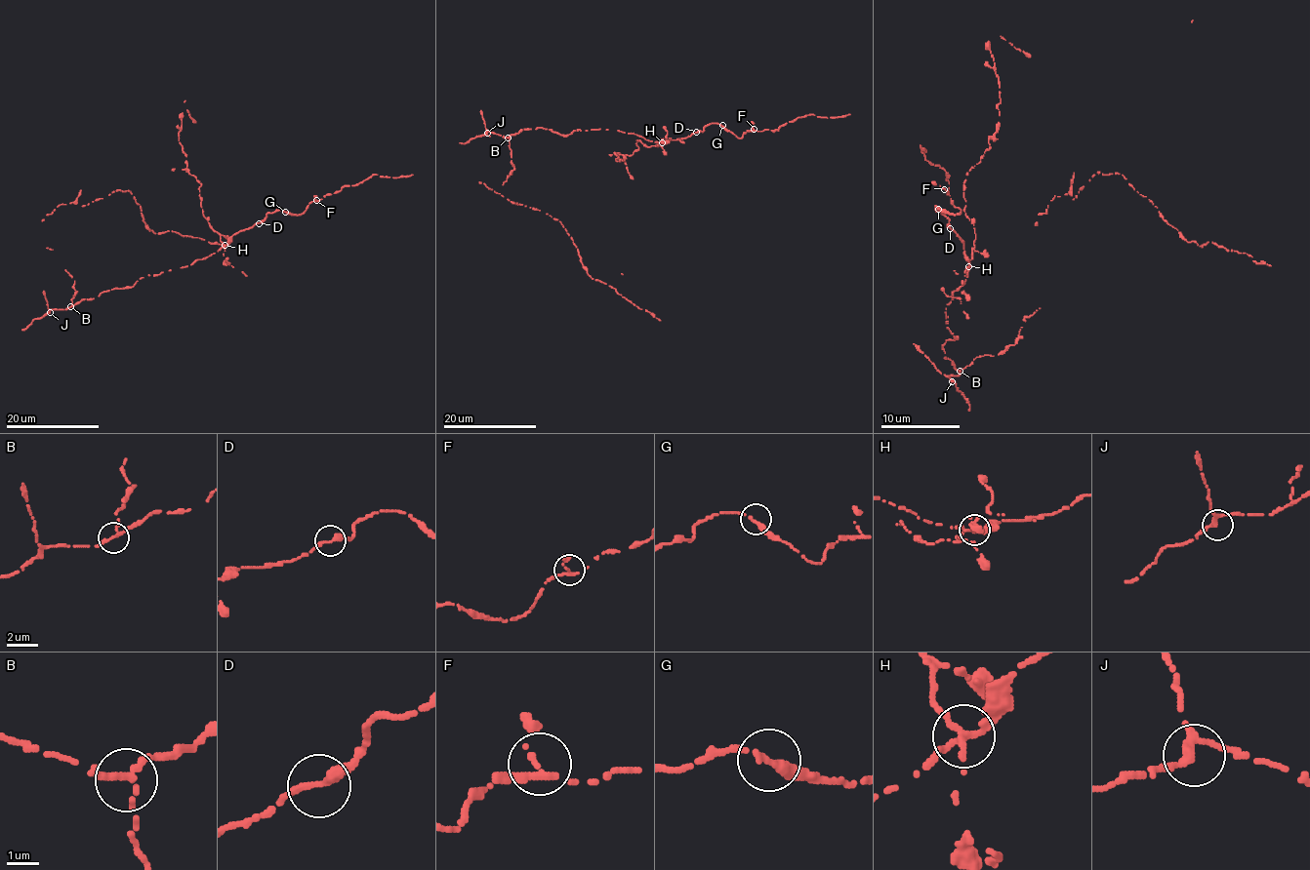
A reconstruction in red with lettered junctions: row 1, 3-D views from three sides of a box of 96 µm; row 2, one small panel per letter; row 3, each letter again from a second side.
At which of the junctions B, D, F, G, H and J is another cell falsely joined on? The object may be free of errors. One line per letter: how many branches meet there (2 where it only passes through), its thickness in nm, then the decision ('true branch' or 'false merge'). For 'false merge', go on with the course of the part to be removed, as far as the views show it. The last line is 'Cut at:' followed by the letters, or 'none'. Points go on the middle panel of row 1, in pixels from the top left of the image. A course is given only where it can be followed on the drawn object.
B: 2 branches meet; 240 nm thick; true branch
D: 2 branches meet; 280 nm thick; true branch
F: 3 branches meet; 190 nm thick; true branch
G: 2 branches meet; 260 nm thick; true branch
H: 3 branches meet; 200 nm thick; false merge; foreign part runs (662, 142), (645, 146), (637, 140), (632, 155), (616, 161), (620, 154), (633, 178)
J: 3 branches meet; 200 nm thick; true branch
Cut at: H

